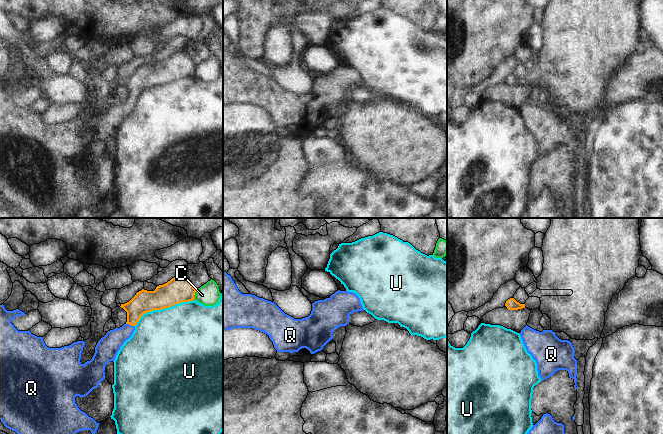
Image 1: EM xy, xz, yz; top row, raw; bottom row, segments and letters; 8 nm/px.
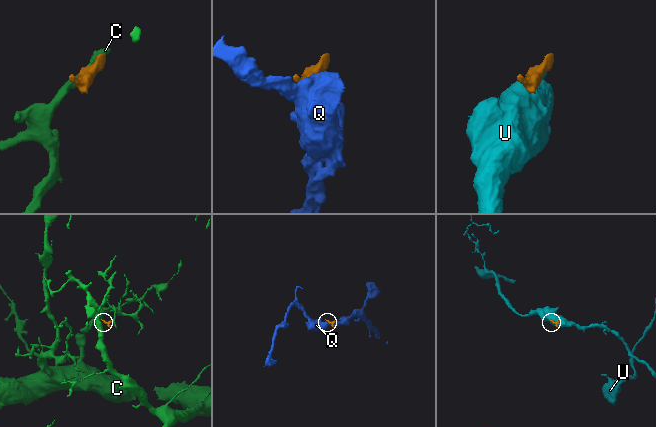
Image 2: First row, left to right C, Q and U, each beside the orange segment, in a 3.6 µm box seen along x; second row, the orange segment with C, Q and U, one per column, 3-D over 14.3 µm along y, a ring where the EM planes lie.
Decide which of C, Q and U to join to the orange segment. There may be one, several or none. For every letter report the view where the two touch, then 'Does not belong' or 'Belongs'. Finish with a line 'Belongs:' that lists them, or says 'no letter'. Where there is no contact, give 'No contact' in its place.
C: Touches orange in xy. Does not belong
Q: Touches orange in xy. Belongs
U: Touches orange in xy. Does not belong
Belongs: Q

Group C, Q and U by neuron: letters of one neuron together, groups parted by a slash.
C / Q / U

